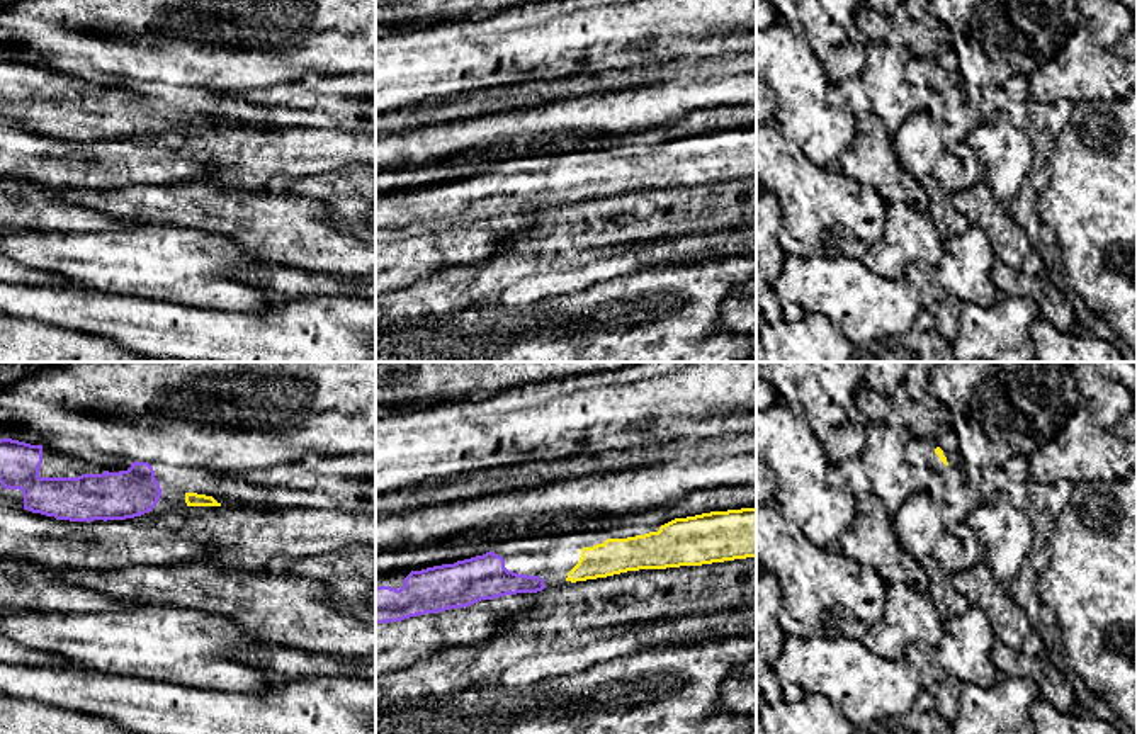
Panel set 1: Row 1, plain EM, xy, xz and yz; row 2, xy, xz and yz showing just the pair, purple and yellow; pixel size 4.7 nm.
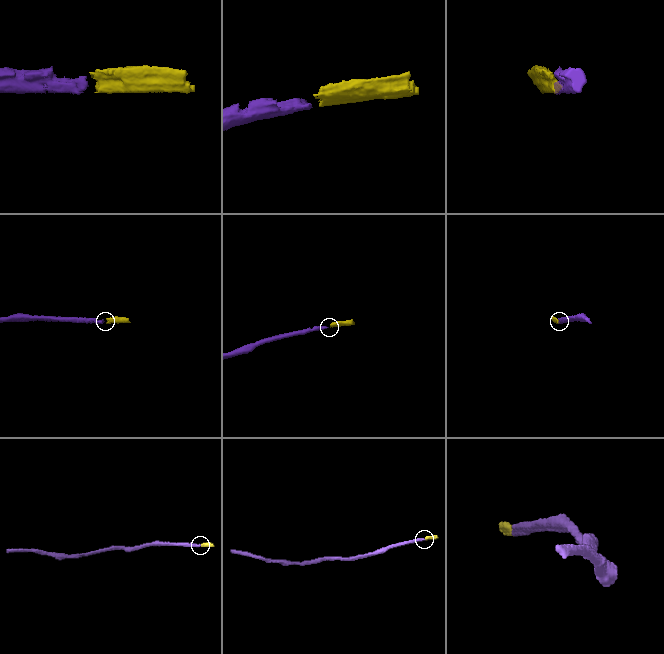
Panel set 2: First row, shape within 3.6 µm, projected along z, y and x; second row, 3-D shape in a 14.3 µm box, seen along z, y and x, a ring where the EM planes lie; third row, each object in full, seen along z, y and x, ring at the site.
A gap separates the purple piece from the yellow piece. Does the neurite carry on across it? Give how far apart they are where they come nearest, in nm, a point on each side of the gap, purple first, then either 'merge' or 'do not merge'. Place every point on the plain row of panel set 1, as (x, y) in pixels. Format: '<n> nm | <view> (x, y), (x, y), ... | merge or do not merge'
110 nm | xz (544, 204), (566, 199) | merge

